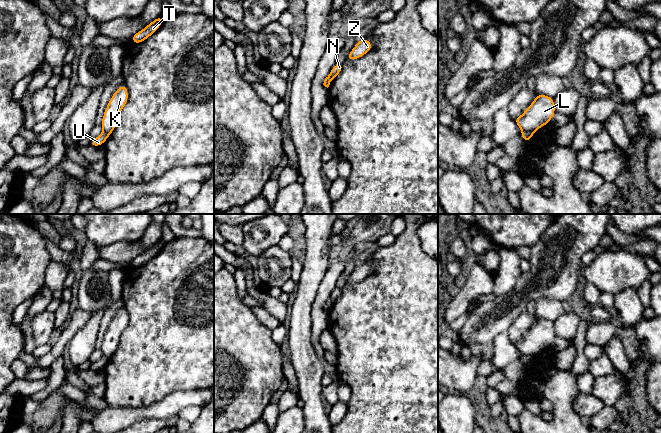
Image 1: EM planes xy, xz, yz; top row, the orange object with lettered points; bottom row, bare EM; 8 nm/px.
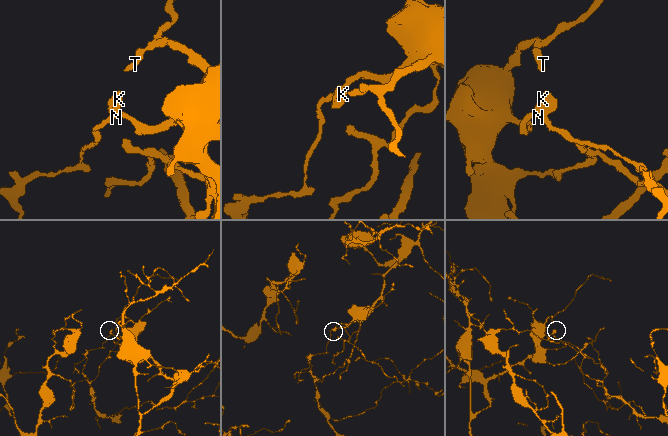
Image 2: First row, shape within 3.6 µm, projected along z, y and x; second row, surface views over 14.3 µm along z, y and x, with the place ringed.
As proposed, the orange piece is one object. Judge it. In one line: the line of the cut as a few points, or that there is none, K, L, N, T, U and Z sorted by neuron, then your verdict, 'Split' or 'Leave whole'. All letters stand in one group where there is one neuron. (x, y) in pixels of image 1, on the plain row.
Split along yz (532, 356), (522, 358). Groups: K L N T Z / U. Split

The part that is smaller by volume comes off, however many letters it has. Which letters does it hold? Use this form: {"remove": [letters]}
{"remove": ["U"]}

